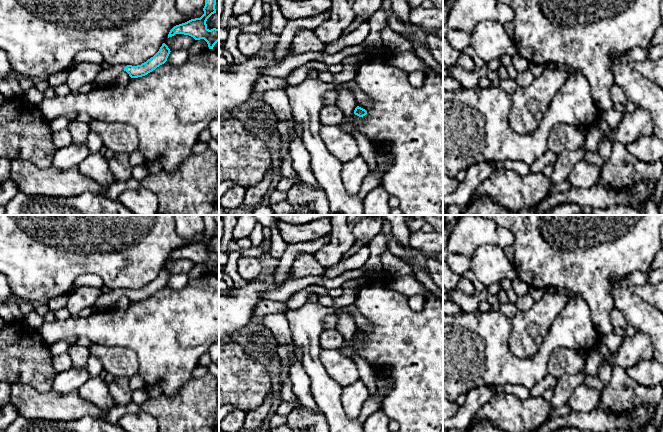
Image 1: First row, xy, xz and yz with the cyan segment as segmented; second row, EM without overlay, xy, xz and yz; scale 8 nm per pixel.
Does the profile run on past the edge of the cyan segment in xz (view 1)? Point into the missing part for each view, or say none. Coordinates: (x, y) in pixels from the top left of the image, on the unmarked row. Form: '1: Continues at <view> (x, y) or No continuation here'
1: No continuation here

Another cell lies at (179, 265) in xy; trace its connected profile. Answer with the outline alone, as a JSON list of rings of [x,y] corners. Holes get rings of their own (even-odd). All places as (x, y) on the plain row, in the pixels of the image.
[[[175,258],[172,261],[167,261],[163,267],[165,267],[170,275],[185,273],[187,274],[193,267],[195,263],[189,259]]]

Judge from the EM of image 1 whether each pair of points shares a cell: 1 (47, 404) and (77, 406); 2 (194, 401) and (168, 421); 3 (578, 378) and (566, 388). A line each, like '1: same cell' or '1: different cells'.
1: same cell
2: same cell
3: same cell

